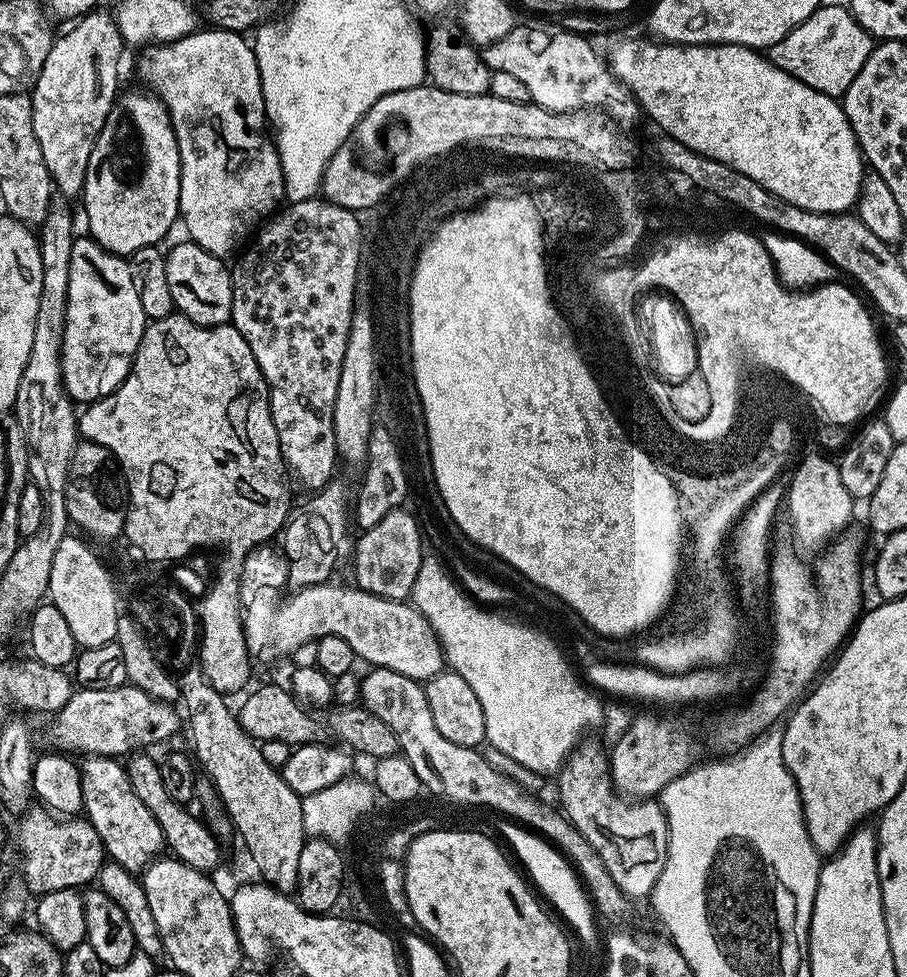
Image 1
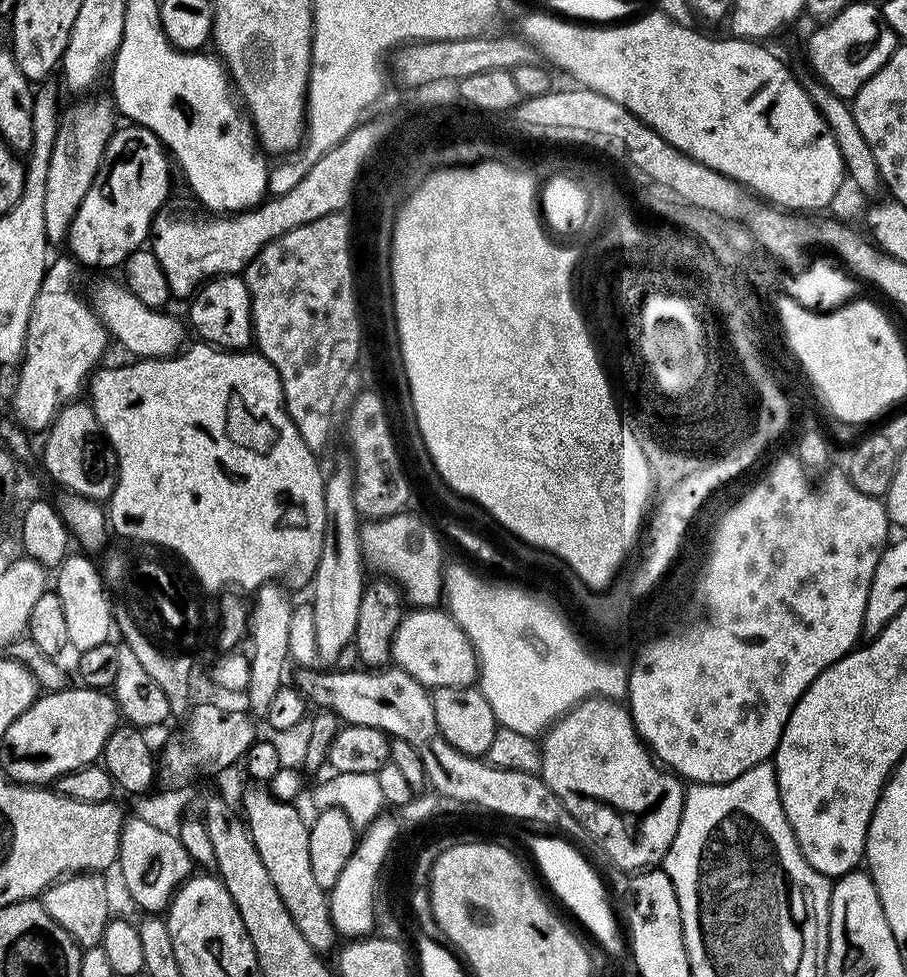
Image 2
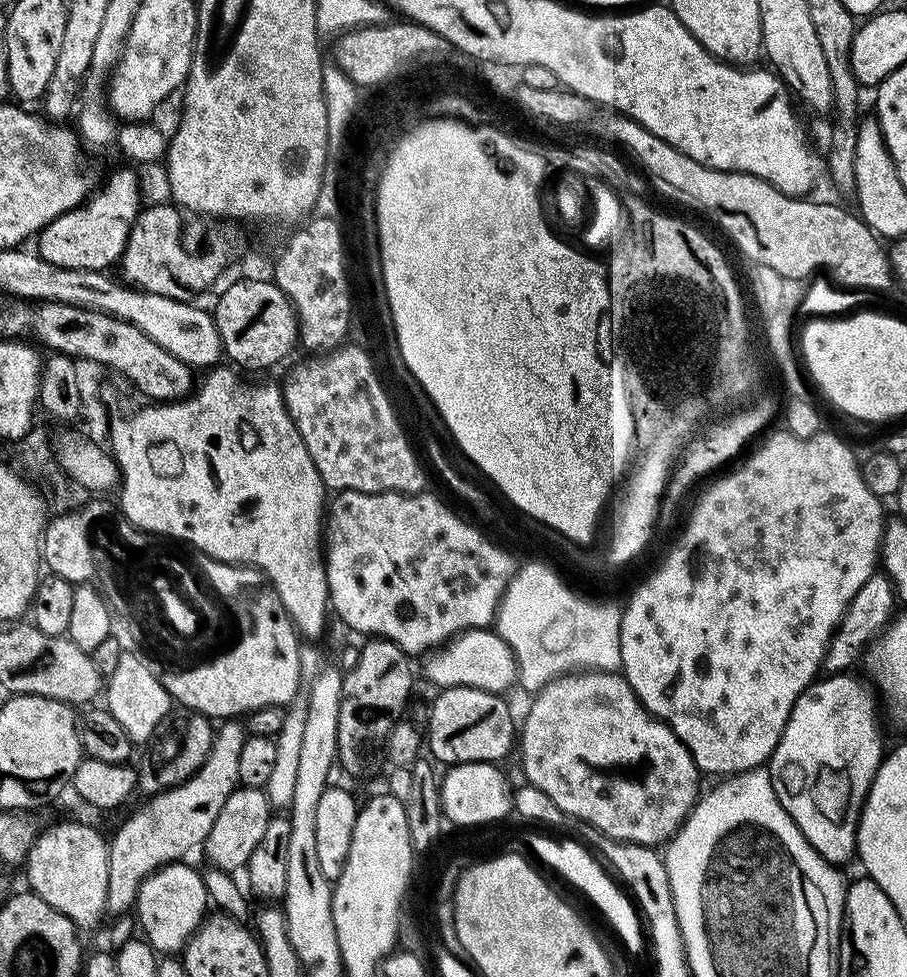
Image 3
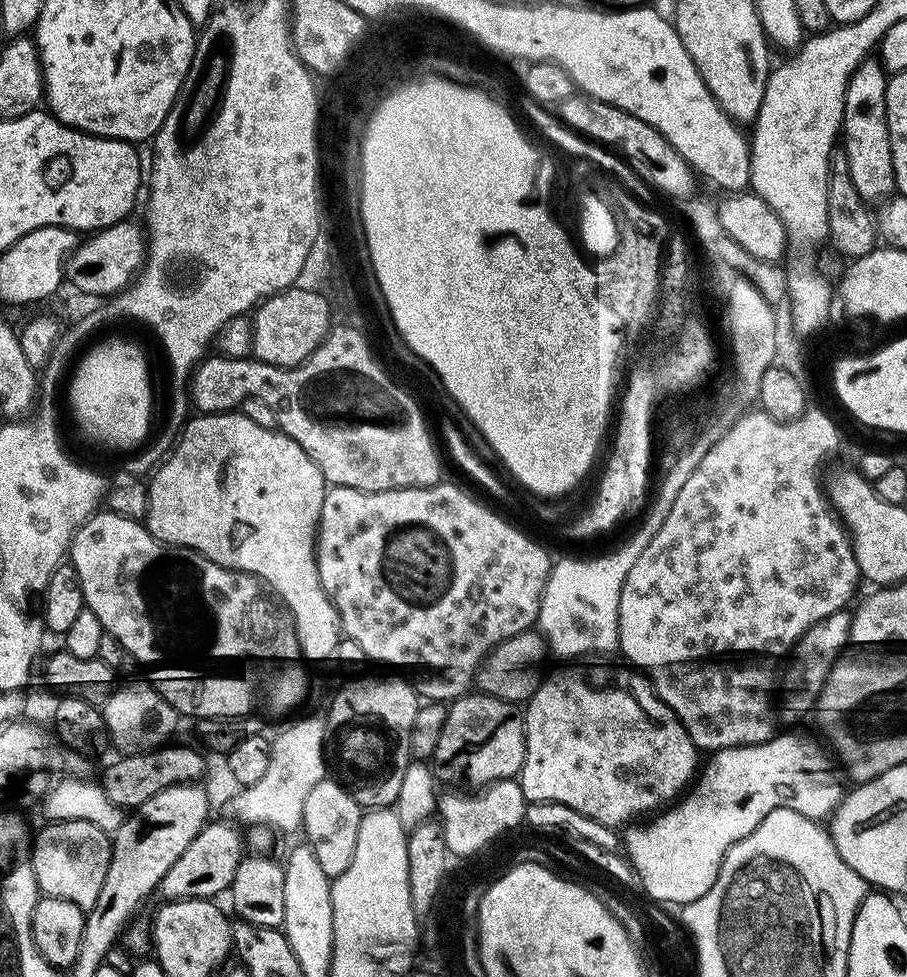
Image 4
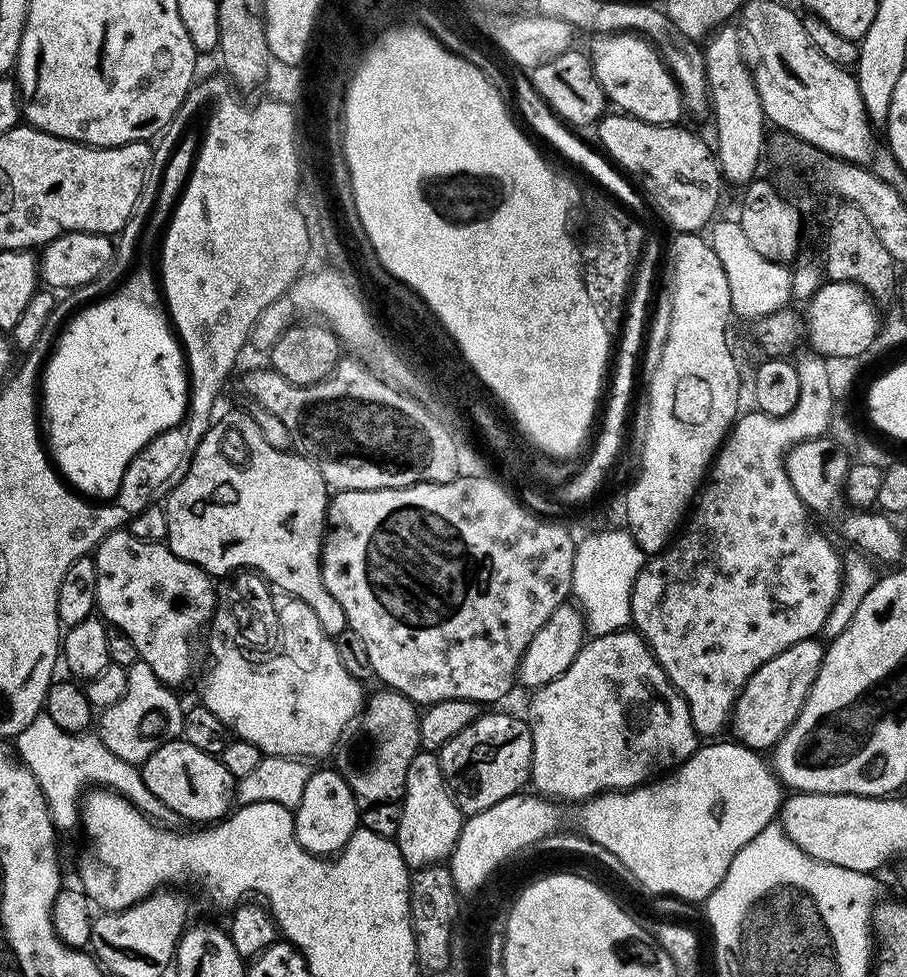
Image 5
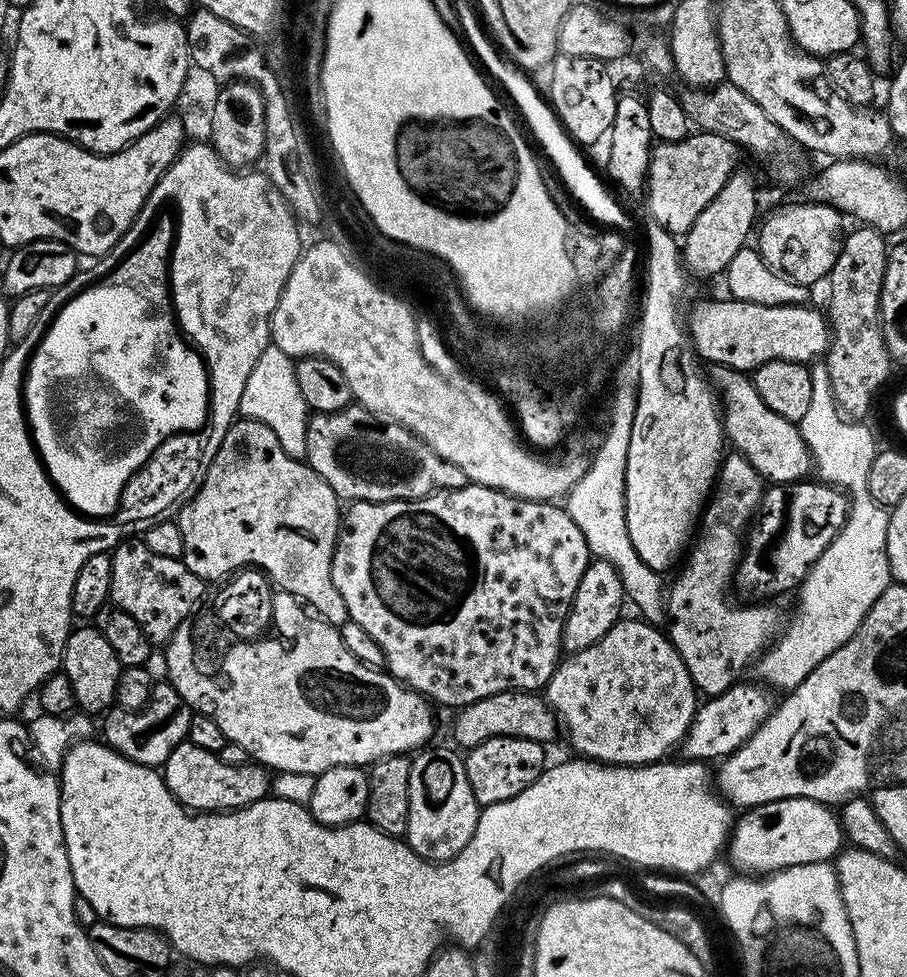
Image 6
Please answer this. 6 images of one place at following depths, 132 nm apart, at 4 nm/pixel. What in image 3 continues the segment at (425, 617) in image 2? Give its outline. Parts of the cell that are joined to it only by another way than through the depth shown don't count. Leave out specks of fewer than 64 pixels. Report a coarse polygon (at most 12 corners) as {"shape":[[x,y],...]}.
{"shape":[[471,628],[424,662],[437,689],[504,694],[518,680],[499,632]]}

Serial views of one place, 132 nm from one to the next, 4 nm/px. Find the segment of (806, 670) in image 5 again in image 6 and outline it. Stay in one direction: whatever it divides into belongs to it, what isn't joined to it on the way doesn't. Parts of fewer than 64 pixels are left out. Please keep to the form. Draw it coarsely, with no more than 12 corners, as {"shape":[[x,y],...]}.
{"shape":[[763,683],[707,697],[678,745],[681,761],[723,761],[774,707]]}

